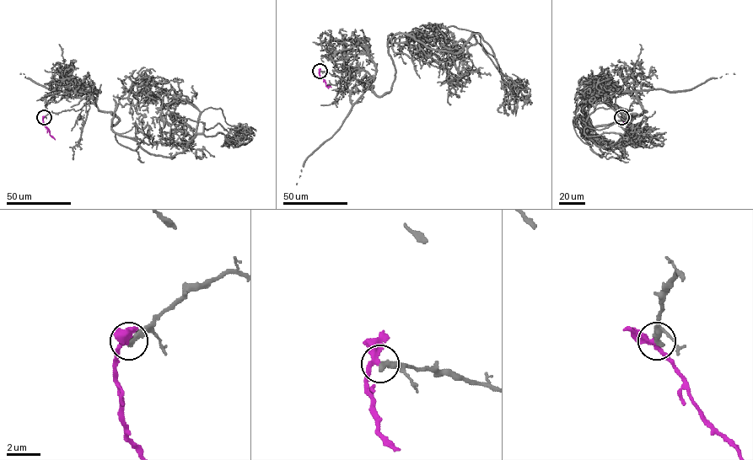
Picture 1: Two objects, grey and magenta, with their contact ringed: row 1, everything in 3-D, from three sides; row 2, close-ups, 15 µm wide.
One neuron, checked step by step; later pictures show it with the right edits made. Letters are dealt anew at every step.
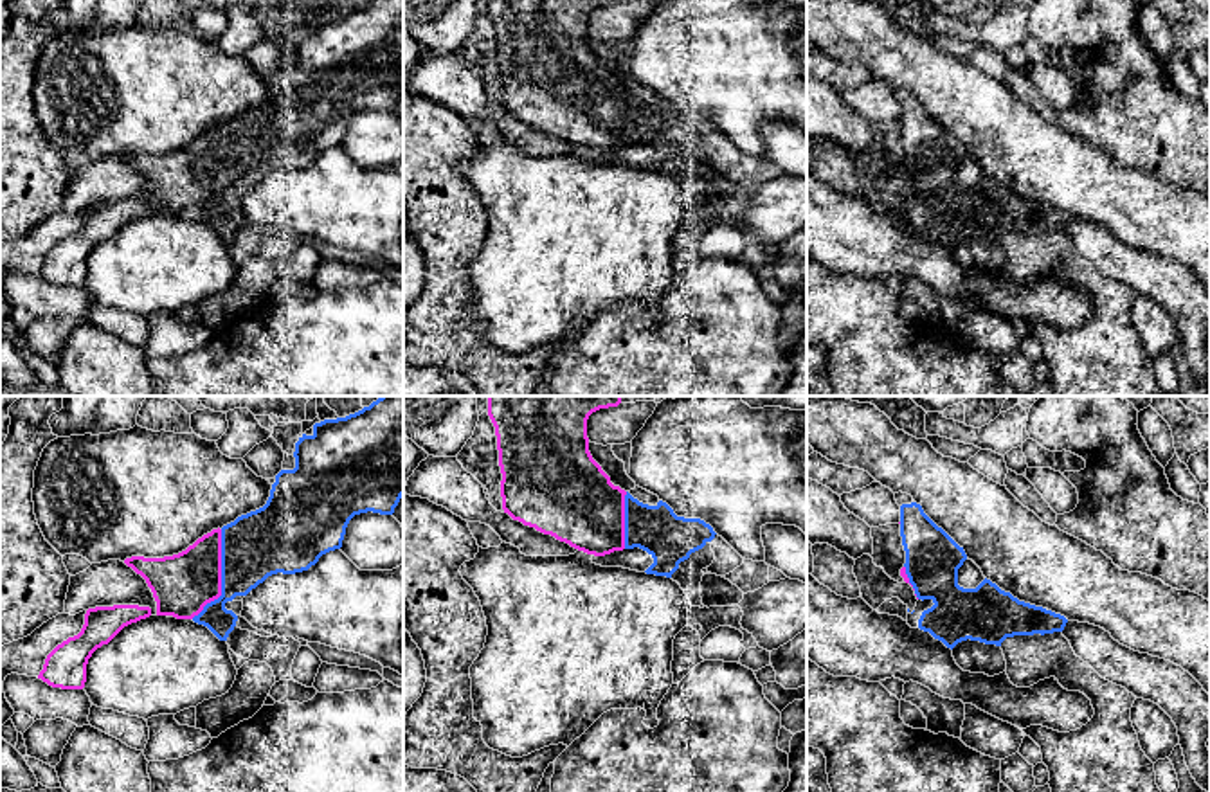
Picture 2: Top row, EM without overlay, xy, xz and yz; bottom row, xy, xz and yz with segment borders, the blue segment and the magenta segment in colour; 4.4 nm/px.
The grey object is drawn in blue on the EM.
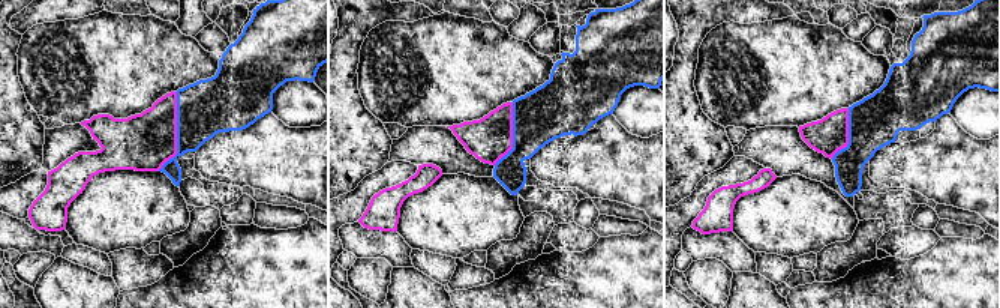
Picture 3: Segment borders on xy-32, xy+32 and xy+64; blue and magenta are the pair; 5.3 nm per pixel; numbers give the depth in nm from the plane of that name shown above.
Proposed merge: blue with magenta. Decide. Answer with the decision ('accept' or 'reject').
accept

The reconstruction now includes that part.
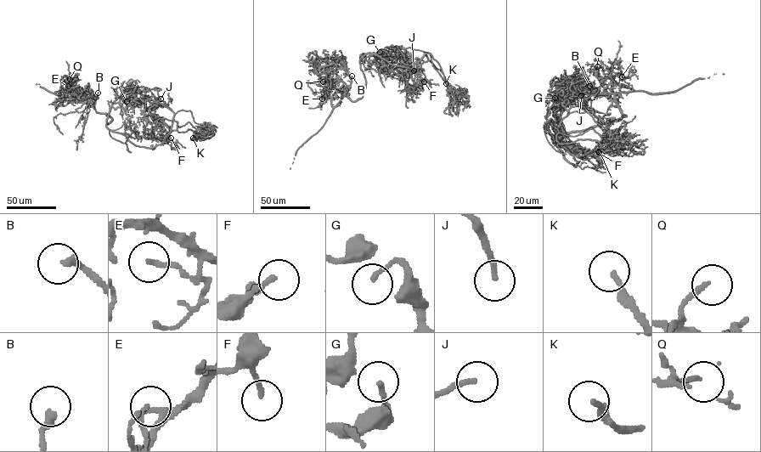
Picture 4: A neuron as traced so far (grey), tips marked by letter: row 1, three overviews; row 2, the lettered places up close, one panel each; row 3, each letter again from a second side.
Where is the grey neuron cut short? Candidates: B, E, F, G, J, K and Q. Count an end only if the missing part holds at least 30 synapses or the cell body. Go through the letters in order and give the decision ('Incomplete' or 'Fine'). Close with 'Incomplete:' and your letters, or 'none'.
B: Incomplete
E: Fine
F: Fine
G: Fine
J: Incomplete
K: Fine
Q: Incomplete
Incomplete: B, J, Q

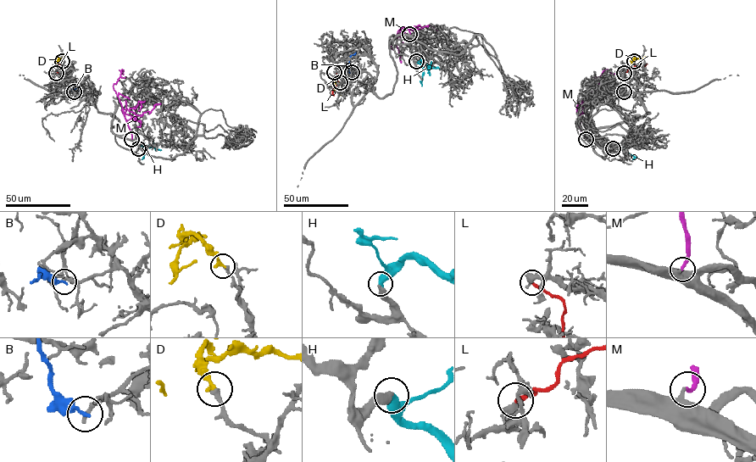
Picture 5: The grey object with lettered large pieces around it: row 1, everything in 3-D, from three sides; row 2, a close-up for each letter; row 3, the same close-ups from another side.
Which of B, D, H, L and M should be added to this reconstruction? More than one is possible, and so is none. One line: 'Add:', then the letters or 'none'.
Add: H, M

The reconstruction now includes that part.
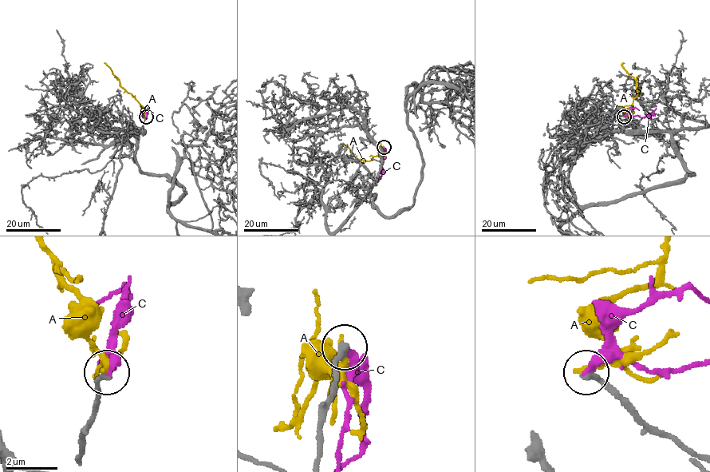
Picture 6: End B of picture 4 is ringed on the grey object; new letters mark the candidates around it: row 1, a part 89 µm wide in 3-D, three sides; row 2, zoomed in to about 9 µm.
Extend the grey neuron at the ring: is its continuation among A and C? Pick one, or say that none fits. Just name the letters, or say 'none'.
C

